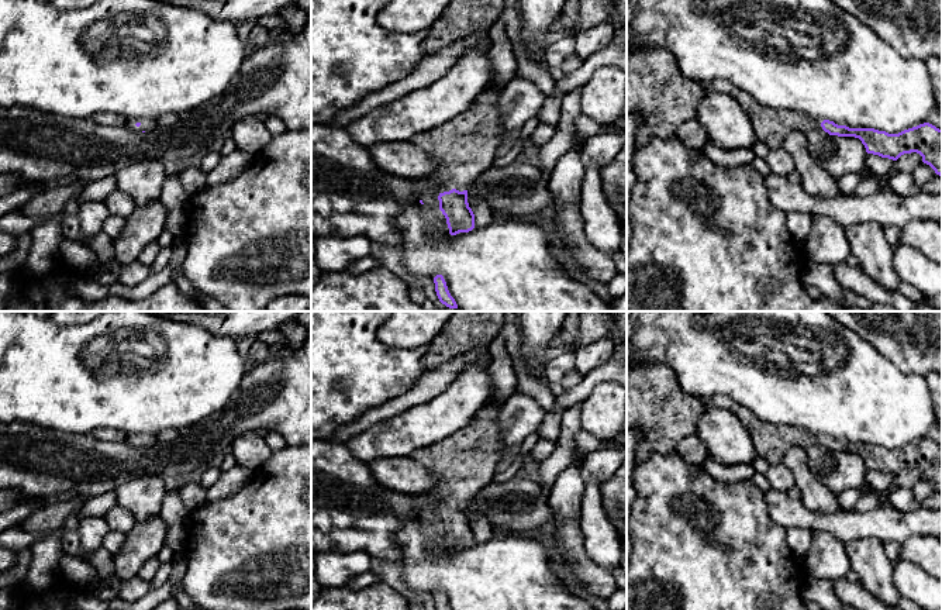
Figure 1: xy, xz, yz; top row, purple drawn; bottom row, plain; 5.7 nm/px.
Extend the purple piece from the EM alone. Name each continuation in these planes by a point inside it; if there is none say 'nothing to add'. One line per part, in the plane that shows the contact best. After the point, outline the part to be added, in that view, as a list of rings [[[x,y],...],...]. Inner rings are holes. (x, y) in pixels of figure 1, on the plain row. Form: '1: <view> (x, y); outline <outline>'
1: xz (465, 462); outline [[[504,400],[484,404],[465,428],[410,455],[441,480],[431,492],[437,503],[421,511],[425,521],[439,523],[441,509],[452,504],[467,506],[493,482],[496,466],[505,448],[497,427],[503,403]]]

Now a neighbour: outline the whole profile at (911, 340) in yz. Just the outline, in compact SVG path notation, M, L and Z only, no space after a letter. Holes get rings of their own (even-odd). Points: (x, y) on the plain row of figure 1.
M827 311L907 375L942 375L942 311Z

